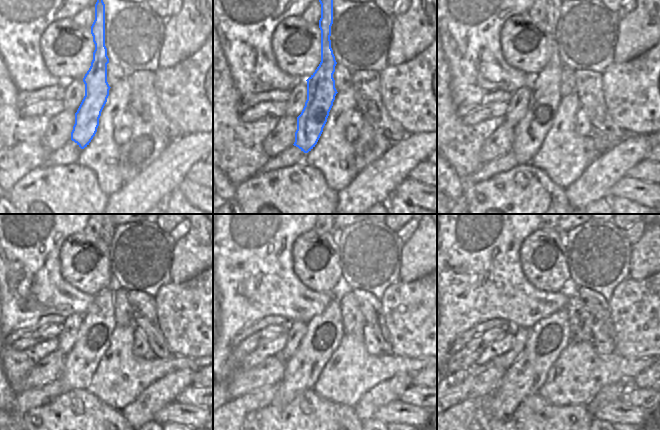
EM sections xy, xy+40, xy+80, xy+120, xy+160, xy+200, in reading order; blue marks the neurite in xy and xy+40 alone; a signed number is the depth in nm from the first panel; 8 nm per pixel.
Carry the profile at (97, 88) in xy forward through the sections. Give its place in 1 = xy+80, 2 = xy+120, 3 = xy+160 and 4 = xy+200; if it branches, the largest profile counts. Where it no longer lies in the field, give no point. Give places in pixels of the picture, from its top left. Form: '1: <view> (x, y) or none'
1: xy+80 (530, 132)
2: xy+120 (94, 336)
3: xy+160 (324, 333)
4: xy+200 (548, 337)

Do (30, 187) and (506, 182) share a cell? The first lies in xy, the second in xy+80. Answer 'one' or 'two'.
one

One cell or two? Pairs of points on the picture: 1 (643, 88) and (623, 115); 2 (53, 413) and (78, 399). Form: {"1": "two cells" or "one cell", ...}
{"1": "one cell", "2": "one cell"}

